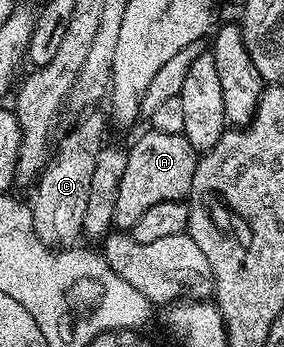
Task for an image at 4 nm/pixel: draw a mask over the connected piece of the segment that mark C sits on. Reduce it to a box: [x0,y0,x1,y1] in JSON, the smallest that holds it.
[31,110,105,246]

